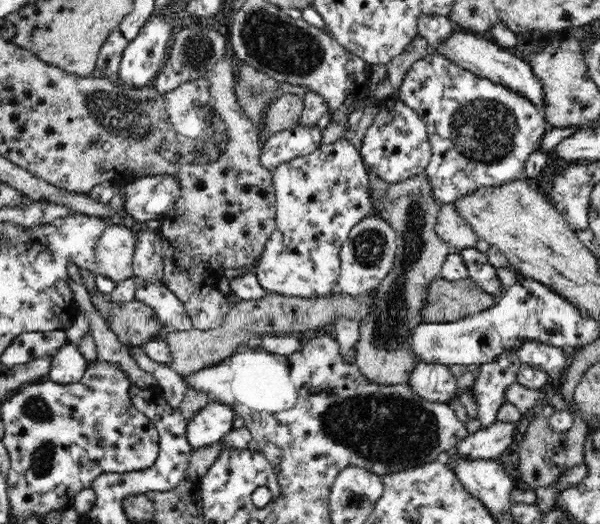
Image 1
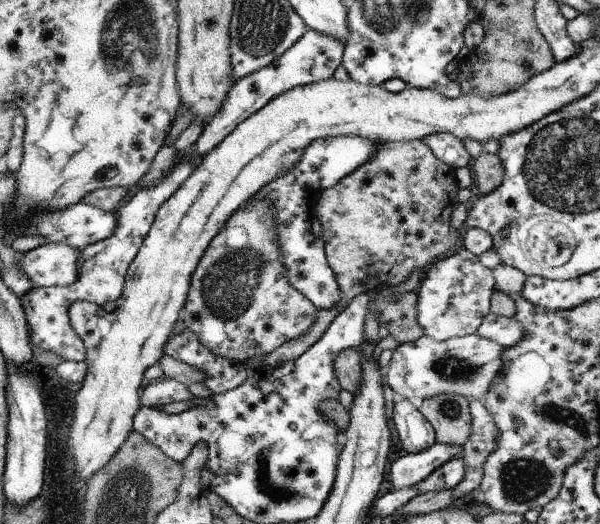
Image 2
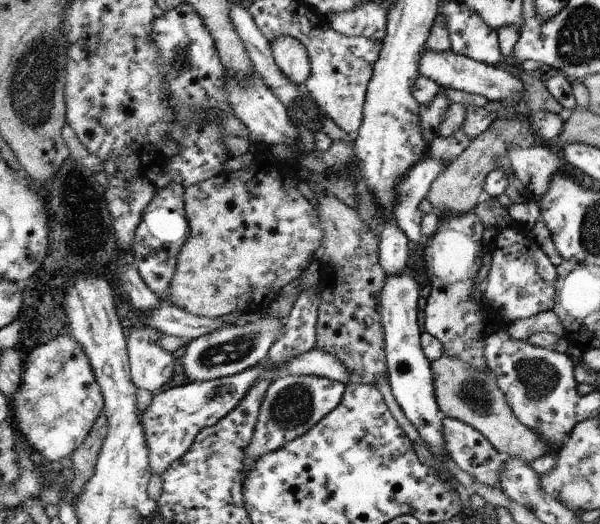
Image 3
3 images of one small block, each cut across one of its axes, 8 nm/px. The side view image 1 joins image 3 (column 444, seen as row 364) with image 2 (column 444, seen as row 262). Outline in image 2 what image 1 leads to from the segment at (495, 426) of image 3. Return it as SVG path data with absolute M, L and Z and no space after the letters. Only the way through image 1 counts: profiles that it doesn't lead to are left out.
M436 395L417 402L422 416L434 427L436 443L463 445L472 430L469 400L462 395Z

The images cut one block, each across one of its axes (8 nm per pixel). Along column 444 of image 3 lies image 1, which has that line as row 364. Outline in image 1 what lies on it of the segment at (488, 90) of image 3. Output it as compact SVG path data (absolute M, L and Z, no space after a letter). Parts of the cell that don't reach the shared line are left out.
M68 342L53 356L46 378L60 384L75 383L81 380L88 366L77 345Z

